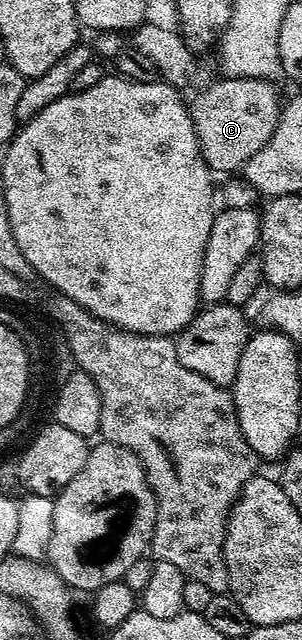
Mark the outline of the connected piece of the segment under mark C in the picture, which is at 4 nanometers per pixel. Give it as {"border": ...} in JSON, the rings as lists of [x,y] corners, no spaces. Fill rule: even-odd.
{"border":[[[224,77],[213,83],[209,89],[204,89],[193,101],[190,101],[190,114],[192,127],[196,136],[196,146],[200,148],[200,155],[204,158],[204,164],[213,174],[235,174],[243,170],[245,163],[249,161],[270,139],[274,133],[274,127],[280,118],[282,97],[276,94],[276,85],[270,81],[259,81],[245,77]]]}

